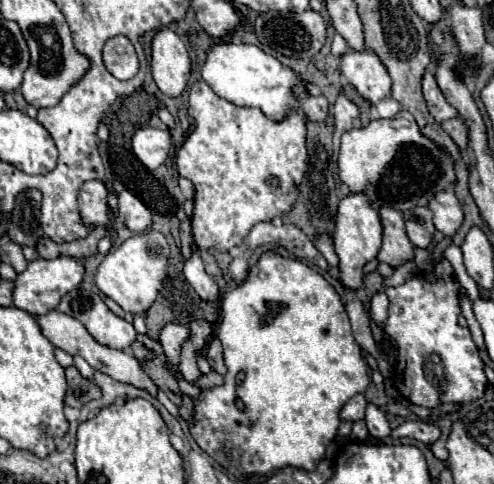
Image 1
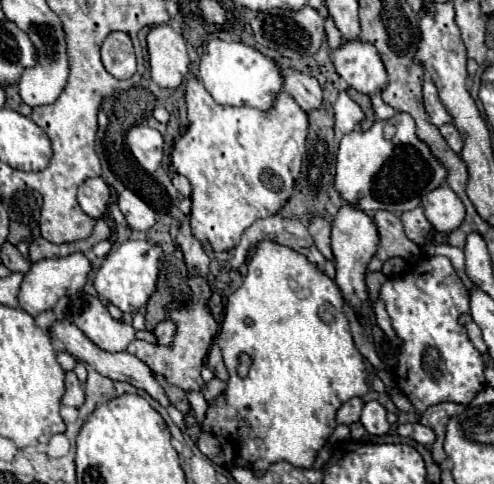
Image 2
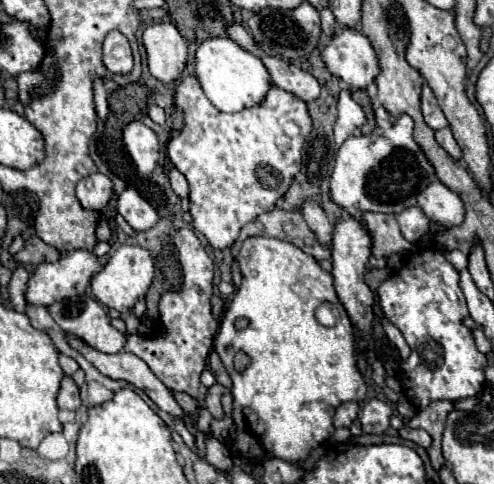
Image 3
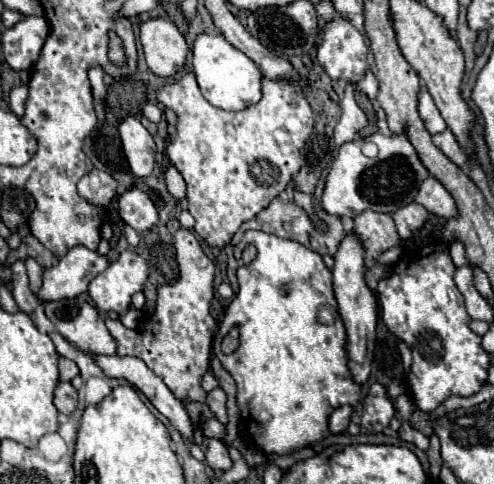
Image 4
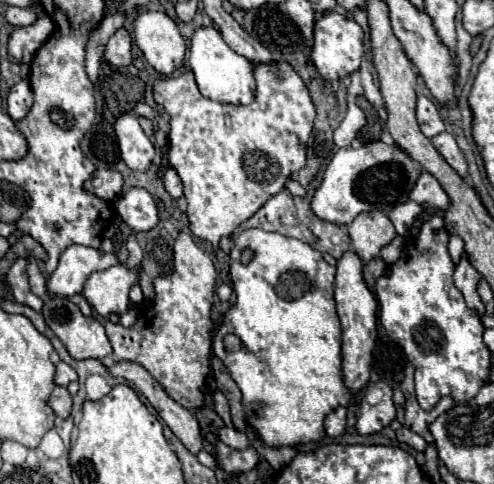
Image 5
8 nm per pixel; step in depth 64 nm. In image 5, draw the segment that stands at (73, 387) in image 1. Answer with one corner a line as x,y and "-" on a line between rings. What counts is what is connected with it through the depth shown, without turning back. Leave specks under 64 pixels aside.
56,386
56,388
52,390
52,396
50,396
50,406
54,408
56,416
66,418
66,416
72,412
72,396
70,396
68,388

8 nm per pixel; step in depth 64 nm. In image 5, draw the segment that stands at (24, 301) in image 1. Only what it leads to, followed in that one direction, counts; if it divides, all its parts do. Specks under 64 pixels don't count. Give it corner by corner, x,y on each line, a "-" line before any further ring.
70,246
62,252
56,270
46,280
46,290
54,296
74,296
84,290
84,280
92,272
106,270
118,264
118,258
110,252
102,252
88,246

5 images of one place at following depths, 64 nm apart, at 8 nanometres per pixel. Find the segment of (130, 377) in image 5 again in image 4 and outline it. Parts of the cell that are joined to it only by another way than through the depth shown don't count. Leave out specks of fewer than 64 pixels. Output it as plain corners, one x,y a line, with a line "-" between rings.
92,356
94,362
108,378
124,378
138,388
158,412
162,412
174,428
188,440
192,440
192,422
180,400
168,390
168,386
136,356

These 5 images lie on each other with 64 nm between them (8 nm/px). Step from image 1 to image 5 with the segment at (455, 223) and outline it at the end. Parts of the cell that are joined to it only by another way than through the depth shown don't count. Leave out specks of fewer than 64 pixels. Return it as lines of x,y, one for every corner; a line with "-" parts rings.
422,172
422,176
418,178
416,186
410,192
410,200
418,202
422,206
430,206
434,210
448,210
448,206
450,206
448,194
440,186
440,182
428,172

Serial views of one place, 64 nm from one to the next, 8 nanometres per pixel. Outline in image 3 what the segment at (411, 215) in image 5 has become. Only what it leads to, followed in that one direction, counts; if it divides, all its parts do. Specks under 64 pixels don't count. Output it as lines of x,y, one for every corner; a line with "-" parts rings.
418,206
400,212
400,214
396,216
396,220
398,220
398,224
400,224
400,230
402,230
404,238
410,240
410,242
416,242
416,240
420,240
424,234
428,234
430,220
426,218
426,214
424,214

